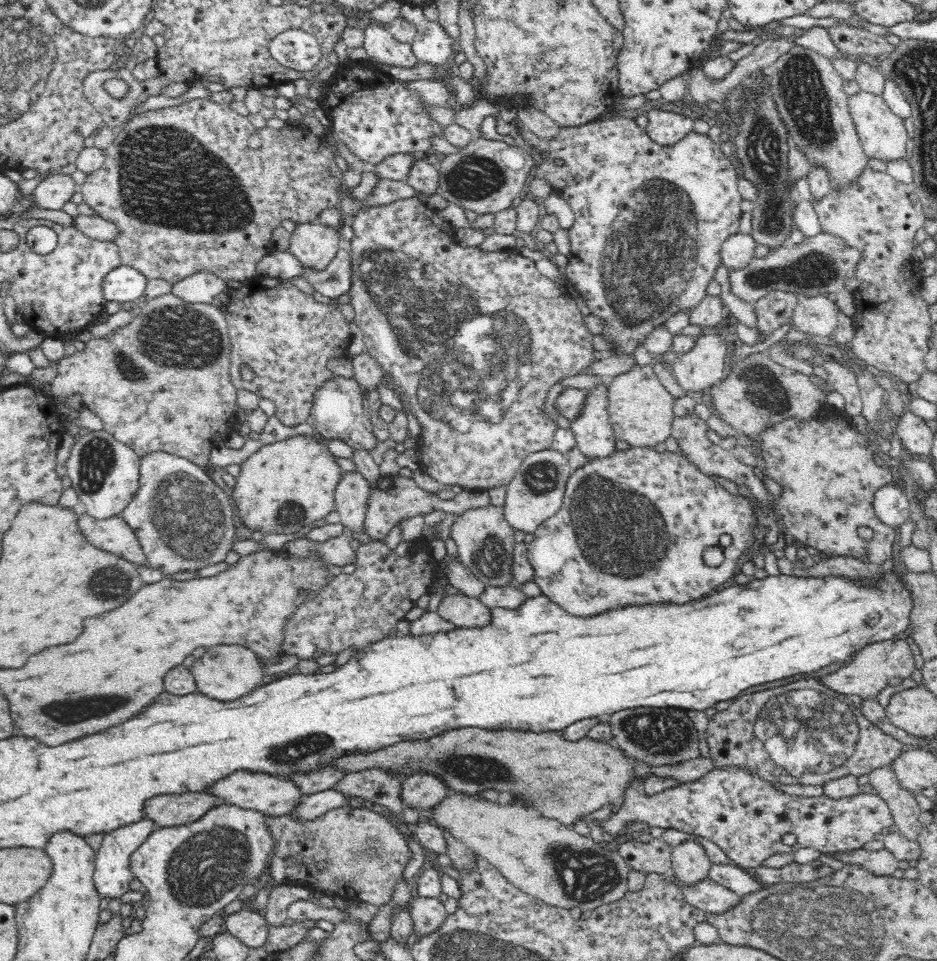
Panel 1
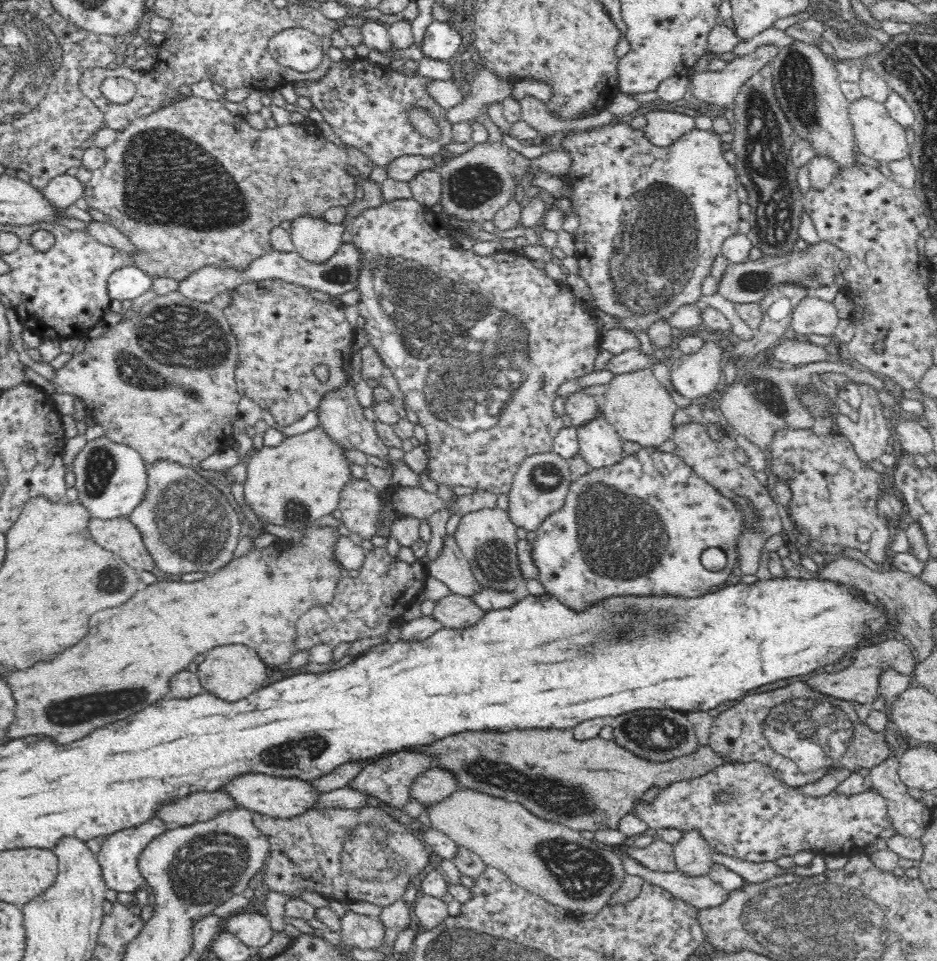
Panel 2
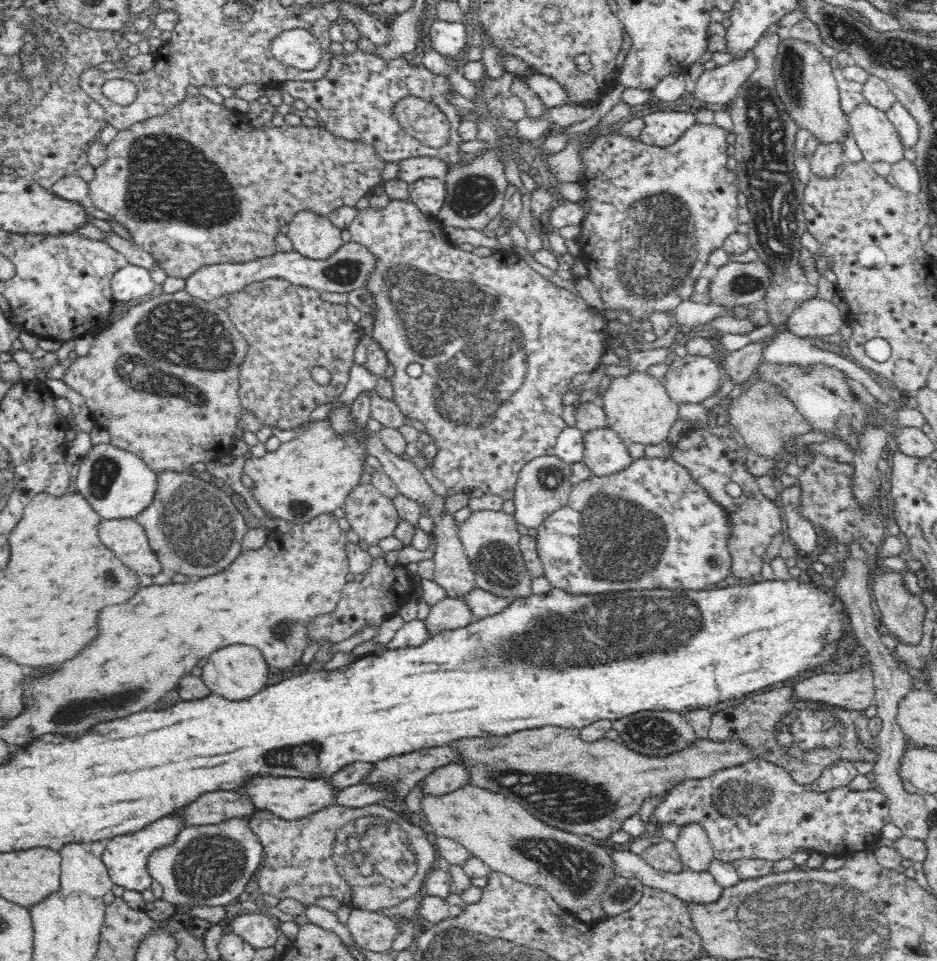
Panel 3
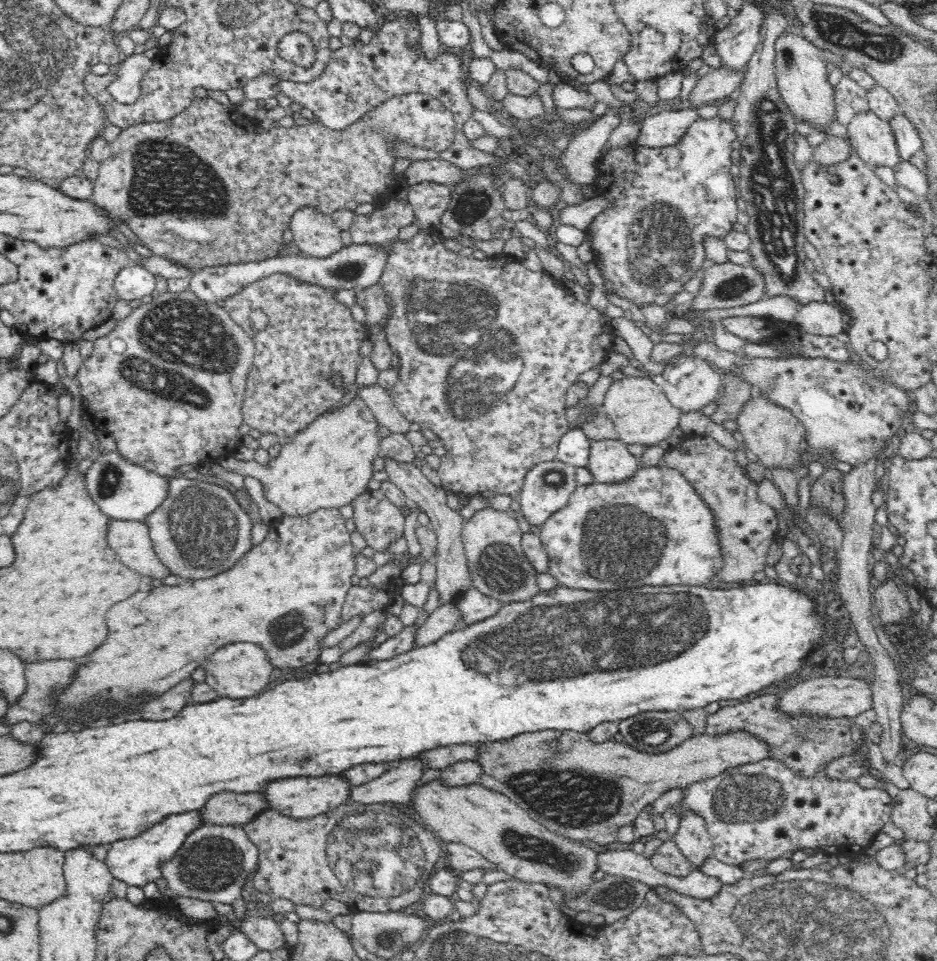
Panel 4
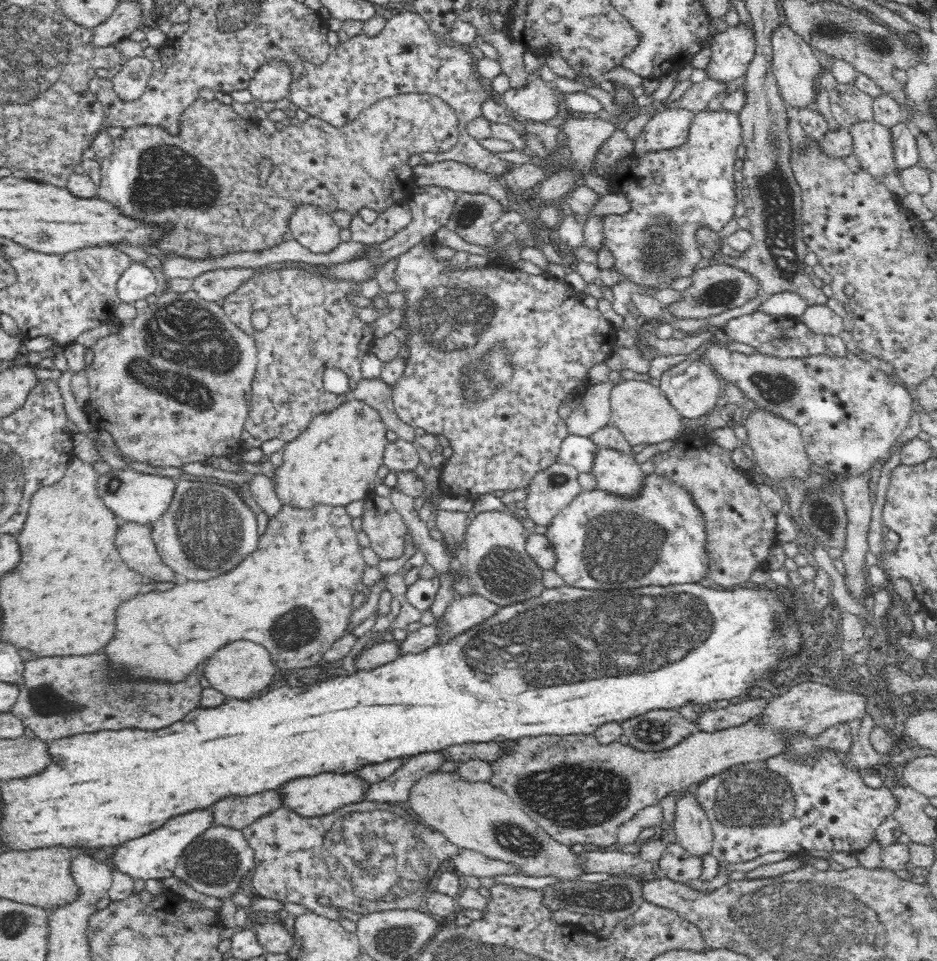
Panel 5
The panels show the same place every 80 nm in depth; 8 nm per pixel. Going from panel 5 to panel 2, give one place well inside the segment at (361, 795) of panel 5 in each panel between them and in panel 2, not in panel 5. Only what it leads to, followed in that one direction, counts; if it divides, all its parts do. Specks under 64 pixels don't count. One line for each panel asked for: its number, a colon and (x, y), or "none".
2: (279, 797)
3: (291, 798)
4: (300, 797)

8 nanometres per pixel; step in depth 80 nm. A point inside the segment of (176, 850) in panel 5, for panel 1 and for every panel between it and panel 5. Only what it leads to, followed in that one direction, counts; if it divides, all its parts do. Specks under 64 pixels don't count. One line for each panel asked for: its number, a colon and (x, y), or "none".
1: (113, 875)
2: (118, 857)
3: (125, 857)
4: (137, 861)

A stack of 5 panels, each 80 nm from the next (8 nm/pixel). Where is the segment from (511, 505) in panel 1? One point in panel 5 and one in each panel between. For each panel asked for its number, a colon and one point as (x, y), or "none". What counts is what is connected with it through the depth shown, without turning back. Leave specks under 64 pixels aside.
2: (539, 489)
3: (544, 486)
4: (549, 486)
5: (553, 489)

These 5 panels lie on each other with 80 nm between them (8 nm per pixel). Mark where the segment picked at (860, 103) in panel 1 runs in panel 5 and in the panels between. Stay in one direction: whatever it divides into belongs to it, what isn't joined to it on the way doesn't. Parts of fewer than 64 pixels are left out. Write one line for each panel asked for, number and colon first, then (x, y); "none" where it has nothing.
2: (877, 136)
3: (877, 138)
4: (872, 138)
5: (872, 143)

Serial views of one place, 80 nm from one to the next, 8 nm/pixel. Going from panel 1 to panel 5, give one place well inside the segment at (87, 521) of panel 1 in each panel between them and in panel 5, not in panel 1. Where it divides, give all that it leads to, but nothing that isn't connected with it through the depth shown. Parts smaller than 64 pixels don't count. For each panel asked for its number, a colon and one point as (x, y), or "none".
2: (119, 536)
3: (126, 537)
4: (129, 539)
5: (135, 543)

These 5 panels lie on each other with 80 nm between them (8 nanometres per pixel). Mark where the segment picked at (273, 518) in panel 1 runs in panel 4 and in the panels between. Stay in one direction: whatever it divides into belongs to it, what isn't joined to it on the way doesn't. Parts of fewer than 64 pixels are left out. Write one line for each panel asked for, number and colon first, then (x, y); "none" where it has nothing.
2: (299, 481)
3: (313, 473)
4: (327, 465)

